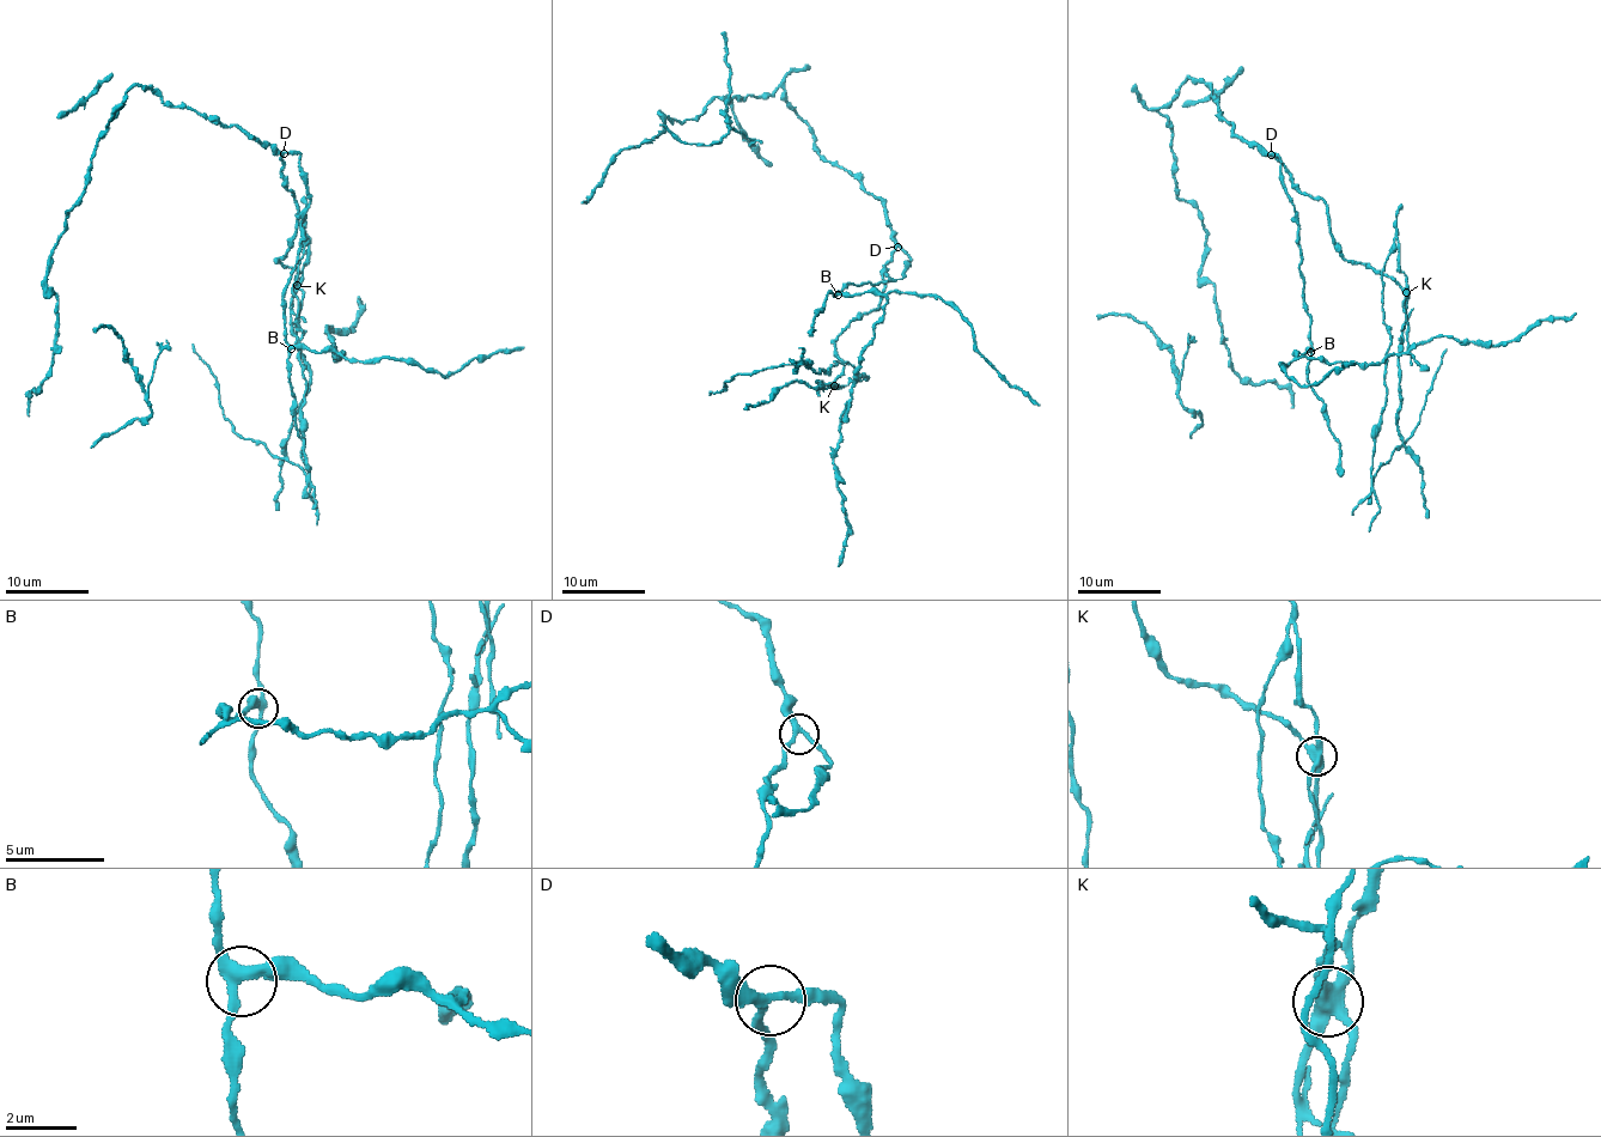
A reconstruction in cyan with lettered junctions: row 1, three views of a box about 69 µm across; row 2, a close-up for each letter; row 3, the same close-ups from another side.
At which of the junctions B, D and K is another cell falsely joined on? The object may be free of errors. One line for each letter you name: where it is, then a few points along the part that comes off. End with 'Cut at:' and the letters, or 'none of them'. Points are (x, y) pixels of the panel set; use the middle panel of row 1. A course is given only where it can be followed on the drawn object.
K: Place: (834, 385). Course of the part to remove: (834, 385), (859, 377), (850, 364), (836, 363), (828, 375), (799, 360), (736, 374), (725, 389), (710, 394)
Cut at: K

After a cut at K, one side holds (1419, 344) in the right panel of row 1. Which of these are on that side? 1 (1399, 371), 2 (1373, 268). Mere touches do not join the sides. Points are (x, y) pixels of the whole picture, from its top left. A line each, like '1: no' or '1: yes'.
1: yes
2: yes

